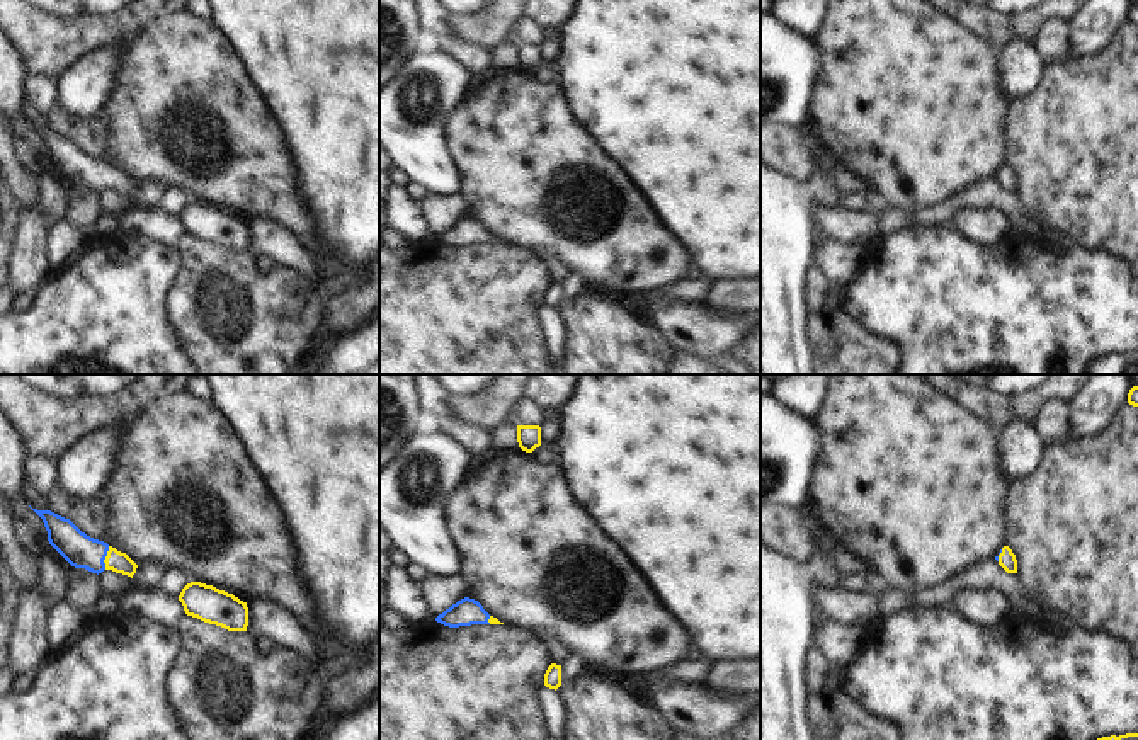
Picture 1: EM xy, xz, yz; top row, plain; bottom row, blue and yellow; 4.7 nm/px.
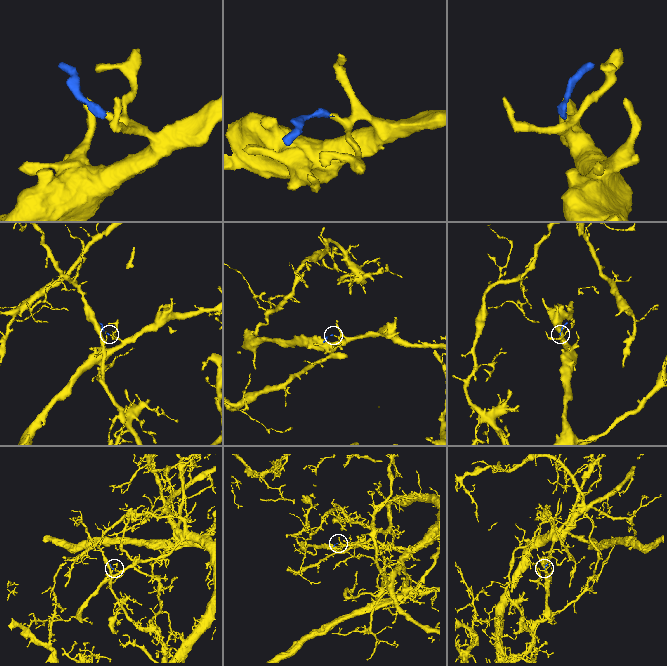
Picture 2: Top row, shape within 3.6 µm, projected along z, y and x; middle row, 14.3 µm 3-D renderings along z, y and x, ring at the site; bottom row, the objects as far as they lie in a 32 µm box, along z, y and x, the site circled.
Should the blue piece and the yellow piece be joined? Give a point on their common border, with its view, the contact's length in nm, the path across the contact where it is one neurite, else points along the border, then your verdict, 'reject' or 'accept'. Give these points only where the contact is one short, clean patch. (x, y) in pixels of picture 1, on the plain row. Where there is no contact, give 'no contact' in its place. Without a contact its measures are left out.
meets blue in xy at (104, 177); contact 110 nm long; runs through xy (82, 170), (104, 177), (118, 181); accept

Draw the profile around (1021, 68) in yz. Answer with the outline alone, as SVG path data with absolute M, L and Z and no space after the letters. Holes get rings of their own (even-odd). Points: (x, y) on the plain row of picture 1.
M1012 39L999 51L1002 92L1012 102L1031 94L1041 82L1046 63L1034 41Z

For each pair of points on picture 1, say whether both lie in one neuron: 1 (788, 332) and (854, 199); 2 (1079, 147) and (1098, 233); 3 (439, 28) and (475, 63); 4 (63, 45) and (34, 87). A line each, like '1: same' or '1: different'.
1: different
2: same
3: same
4: different

